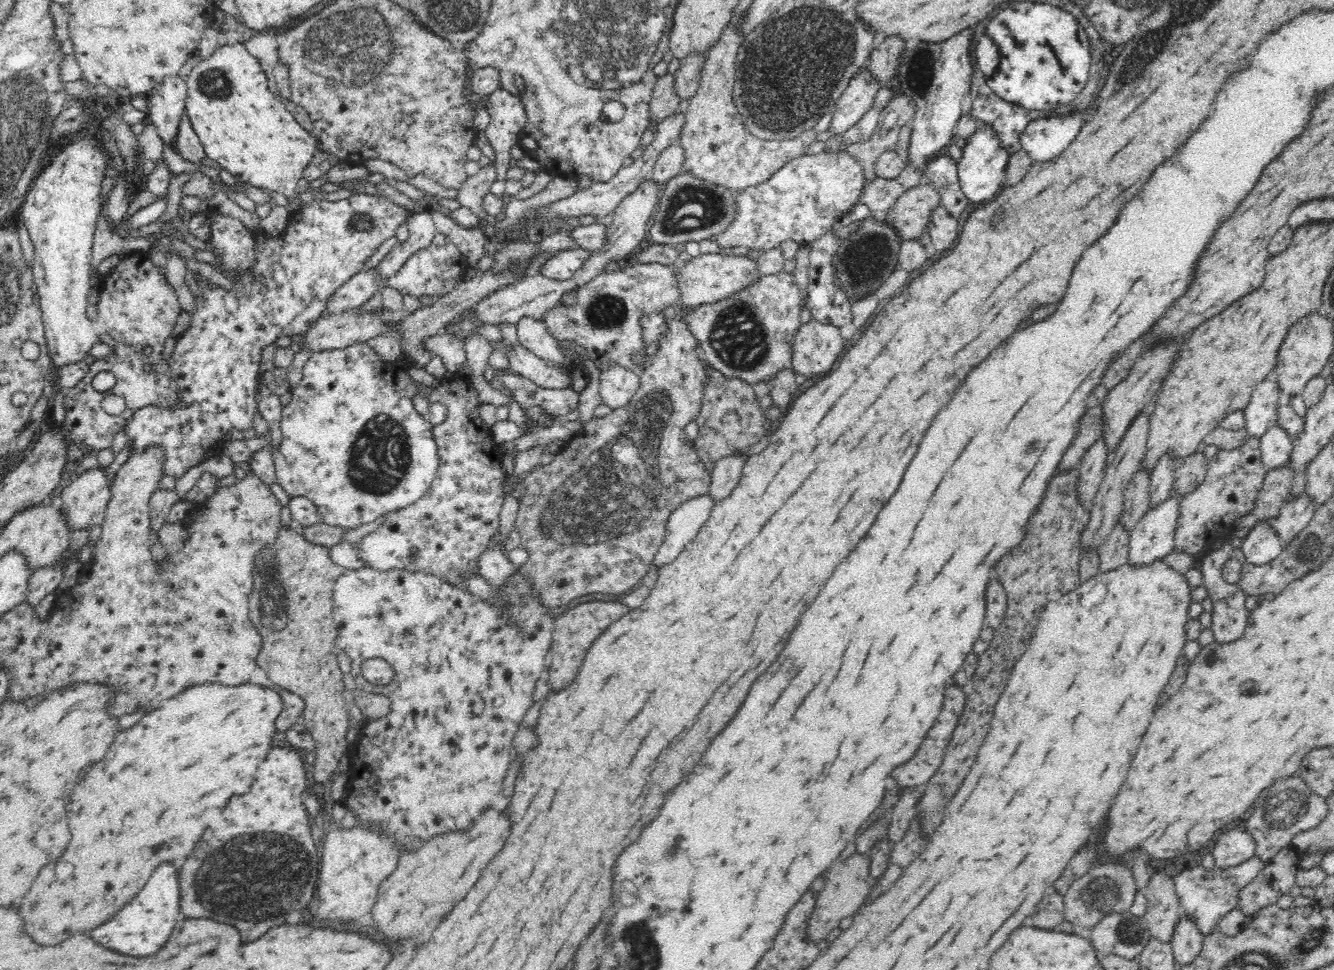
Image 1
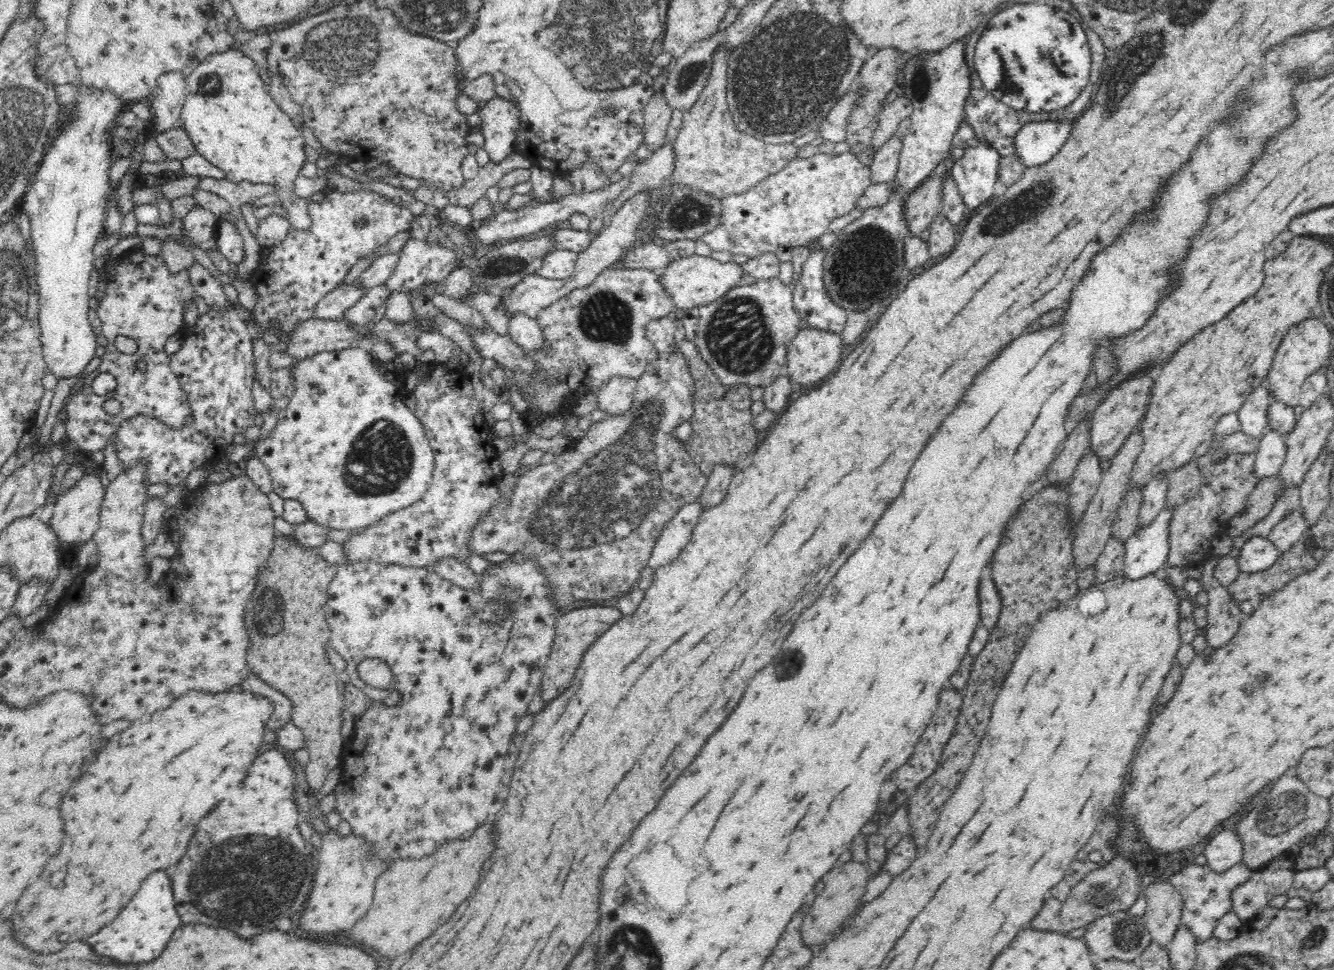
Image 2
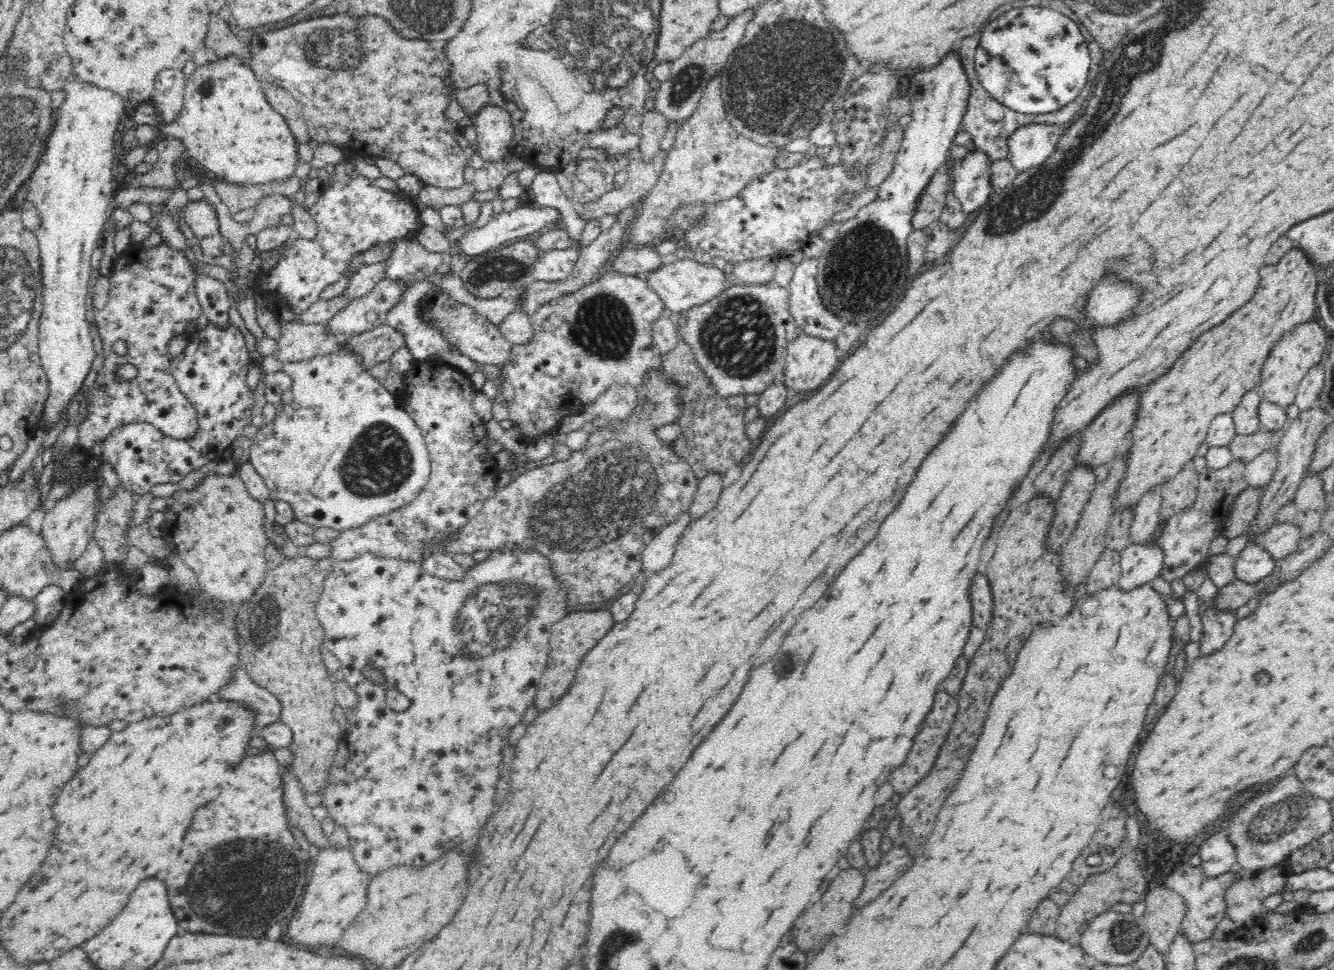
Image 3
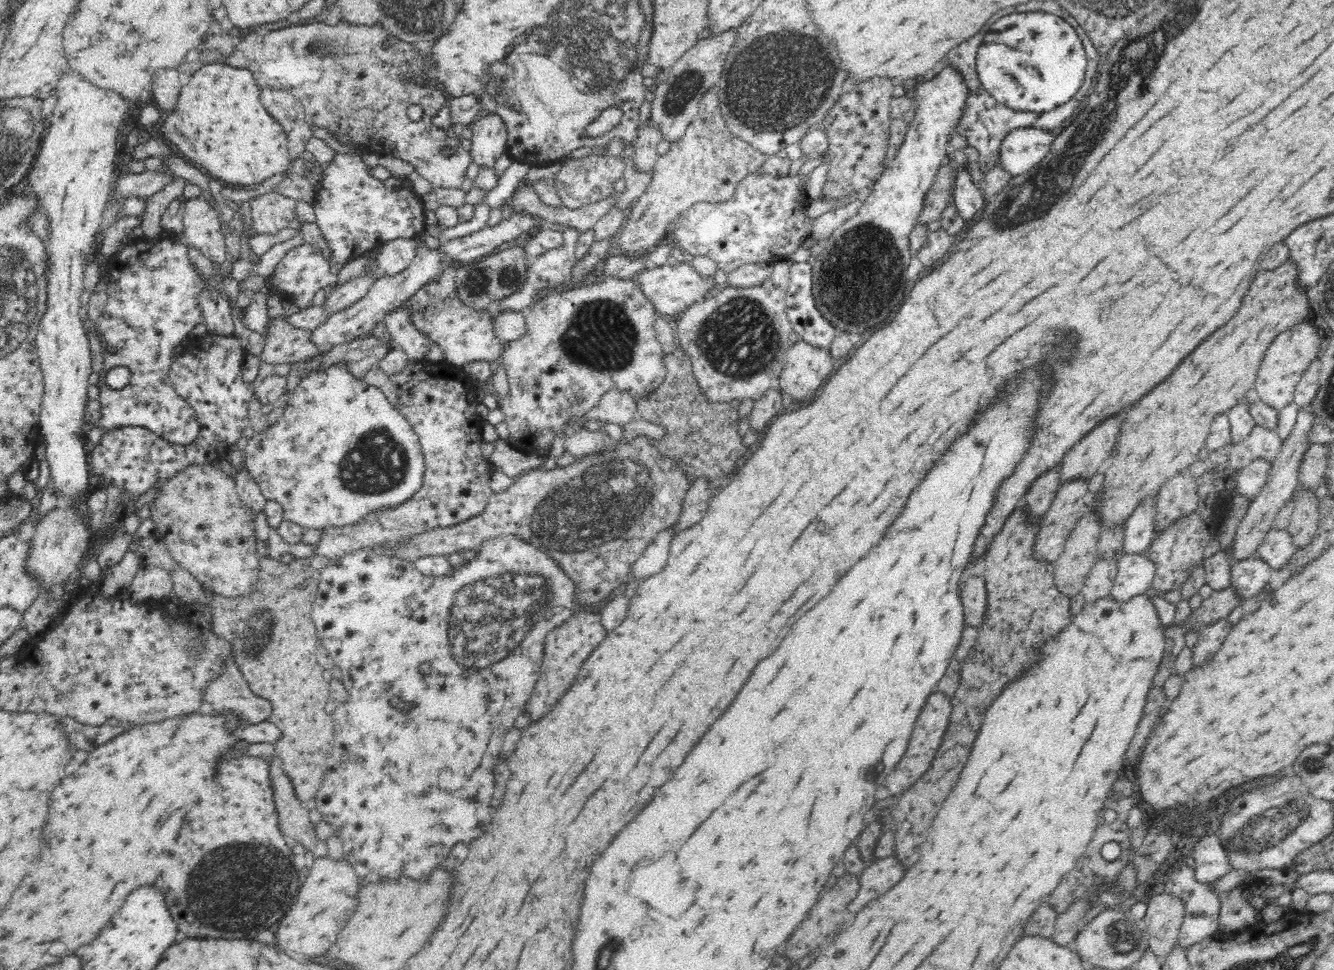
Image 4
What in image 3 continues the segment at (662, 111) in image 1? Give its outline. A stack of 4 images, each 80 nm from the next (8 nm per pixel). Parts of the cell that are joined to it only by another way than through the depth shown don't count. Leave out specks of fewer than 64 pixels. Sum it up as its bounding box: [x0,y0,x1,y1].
[637,111,668,162]

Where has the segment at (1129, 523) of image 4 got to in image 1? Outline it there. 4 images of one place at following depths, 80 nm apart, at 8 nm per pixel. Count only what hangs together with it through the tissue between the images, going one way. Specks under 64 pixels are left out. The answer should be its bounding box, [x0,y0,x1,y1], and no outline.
[1148,455,1178,510]

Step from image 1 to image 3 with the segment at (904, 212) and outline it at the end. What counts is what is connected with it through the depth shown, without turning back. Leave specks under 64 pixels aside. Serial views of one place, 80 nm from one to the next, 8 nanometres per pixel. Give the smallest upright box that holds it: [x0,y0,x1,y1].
[912,168,952,230]

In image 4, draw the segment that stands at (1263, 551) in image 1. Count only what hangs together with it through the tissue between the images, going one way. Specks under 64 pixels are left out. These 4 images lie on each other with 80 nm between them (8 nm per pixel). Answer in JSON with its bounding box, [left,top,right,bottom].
[1230,558,1270,605]

